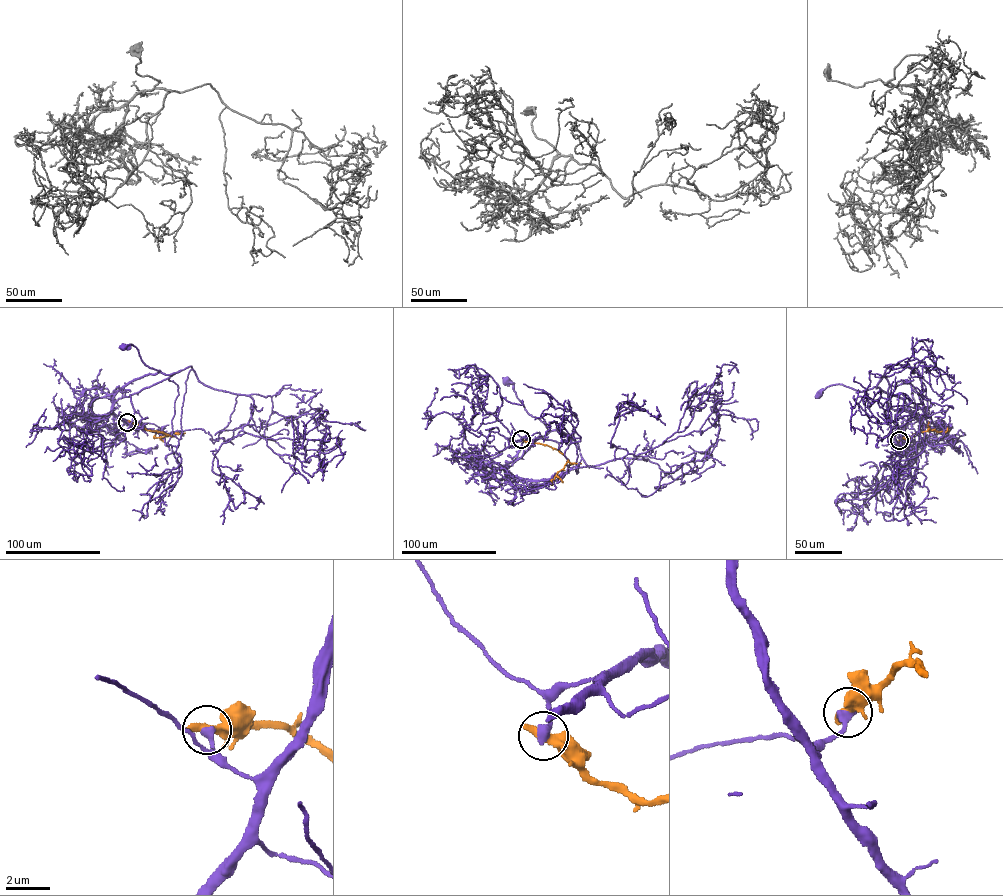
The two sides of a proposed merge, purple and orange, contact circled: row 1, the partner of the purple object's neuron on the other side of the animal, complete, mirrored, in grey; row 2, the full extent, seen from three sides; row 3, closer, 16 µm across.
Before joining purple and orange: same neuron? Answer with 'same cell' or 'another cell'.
another cell

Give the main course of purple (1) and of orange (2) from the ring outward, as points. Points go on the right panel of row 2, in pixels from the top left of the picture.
1: (899, 440), (894, 435), (897, 412), (888, 405), (883, 376), (876, 388), (861, 392), (832, 385), (819, 395)
2: (899, 440), (928, 429), (947, 431), (947, 427)

